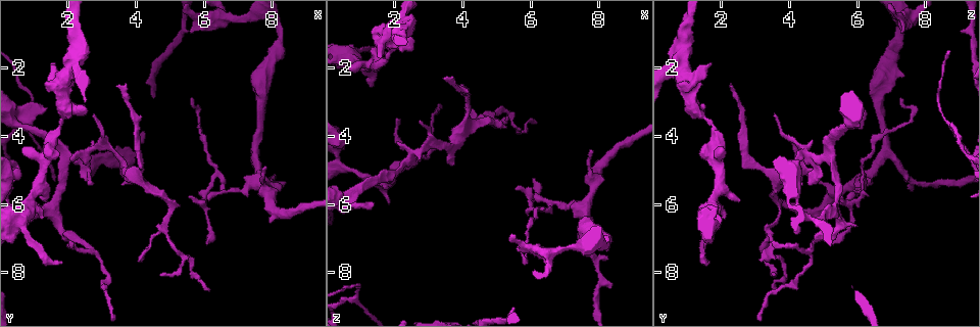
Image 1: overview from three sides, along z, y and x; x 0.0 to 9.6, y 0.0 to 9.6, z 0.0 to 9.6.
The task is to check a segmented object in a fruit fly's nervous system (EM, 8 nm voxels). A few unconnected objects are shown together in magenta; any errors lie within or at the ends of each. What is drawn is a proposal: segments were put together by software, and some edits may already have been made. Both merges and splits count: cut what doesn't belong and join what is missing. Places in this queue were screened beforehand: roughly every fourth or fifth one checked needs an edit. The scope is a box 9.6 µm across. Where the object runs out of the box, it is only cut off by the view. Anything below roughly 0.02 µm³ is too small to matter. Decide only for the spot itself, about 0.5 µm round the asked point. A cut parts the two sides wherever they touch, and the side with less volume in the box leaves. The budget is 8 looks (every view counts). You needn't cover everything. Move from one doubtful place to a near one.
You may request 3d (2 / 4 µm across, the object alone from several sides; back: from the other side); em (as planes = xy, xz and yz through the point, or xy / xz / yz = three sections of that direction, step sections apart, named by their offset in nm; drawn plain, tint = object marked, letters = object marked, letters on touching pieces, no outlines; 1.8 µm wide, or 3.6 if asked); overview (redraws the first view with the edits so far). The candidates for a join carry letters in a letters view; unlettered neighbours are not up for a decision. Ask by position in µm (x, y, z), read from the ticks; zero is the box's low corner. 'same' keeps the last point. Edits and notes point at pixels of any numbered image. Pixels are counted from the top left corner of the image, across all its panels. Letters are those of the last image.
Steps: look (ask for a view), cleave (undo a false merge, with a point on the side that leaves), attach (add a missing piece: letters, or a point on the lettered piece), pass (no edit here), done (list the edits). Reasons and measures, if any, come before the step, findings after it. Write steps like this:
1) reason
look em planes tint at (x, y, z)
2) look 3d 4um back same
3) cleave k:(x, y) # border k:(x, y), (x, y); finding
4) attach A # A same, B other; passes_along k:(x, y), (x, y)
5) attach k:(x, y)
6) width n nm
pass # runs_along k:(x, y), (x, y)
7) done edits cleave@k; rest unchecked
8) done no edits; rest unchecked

two arms in line, one across
look 3d 4um at (0.60, 6.25, 1.55)

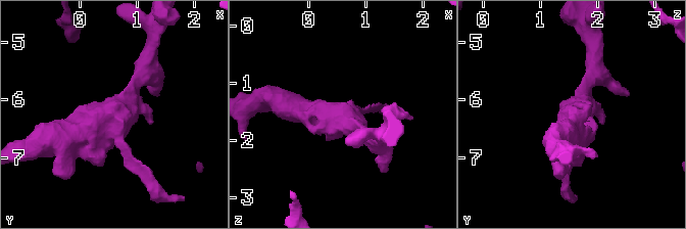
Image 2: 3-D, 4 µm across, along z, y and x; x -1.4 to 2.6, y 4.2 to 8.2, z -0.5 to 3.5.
now the EM
look em planes tint at (0.60, 6.20, 1.65)

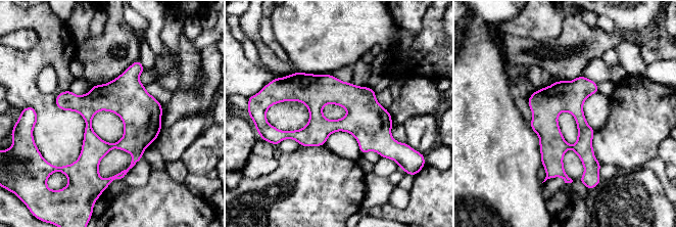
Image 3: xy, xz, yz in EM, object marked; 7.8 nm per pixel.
look em planes letters same

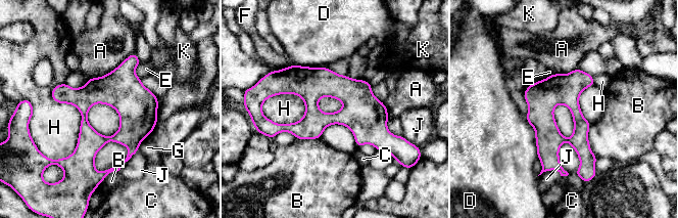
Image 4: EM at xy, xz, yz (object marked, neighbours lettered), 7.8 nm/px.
pass # A other, B other, C other, D other, E other, F other, G other, H other, J other, K other; runs_along 4:(285, 73), (334, 85), (385, 142); one neuron here

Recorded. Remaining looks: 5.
sudden change in width
look 3d 4um at (2.10, 1.80, 0.90)

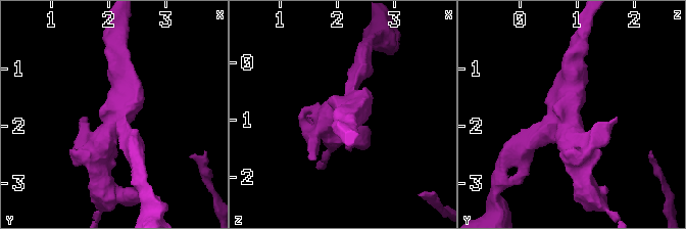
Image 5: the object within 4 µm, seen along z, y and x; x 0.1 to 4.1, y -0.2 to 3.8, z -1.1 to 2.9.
arms 3; arm_widths 260, 300, 420 nm
look em planes letters at (2.15, 1.80, 0.85)

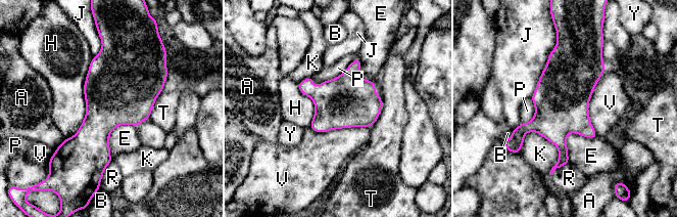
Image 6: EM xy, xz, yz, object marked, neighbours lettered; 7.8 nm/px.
pass # A other, B other, E other, H other, J other, K other, P other, R other, T other, V other, Y other; border 6:(596, 136), (570, 133), (569, 162); all the same neuron

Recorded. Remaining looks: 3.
three-way junction
look 3d 4um at (0.80, 3.80, 8.75)

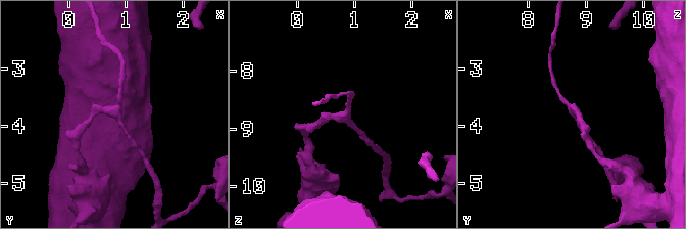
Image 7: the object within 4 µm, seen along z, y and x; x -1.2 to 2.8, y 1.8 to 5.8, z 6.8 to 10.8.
arms 3
look em planes tint at (0.75, 3.75, 8.85)

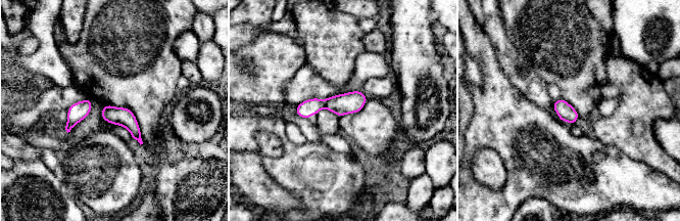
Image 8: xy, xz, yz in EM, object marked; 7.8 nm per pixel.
what lies round it
look em planes letters same

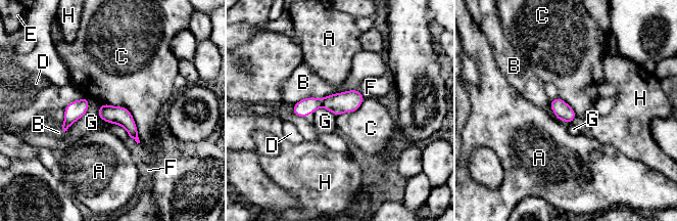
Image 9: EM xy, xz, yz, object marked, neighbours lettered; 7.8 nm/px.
width 140 nm; longest_contact C 440 nm
cleave 9:(303, 107) # A other, B other, C other, D other, E other, F other, G other, H other; a second neuron is stuck on

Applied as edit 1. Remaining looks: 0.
done edits cleave@9; rest unchecked

